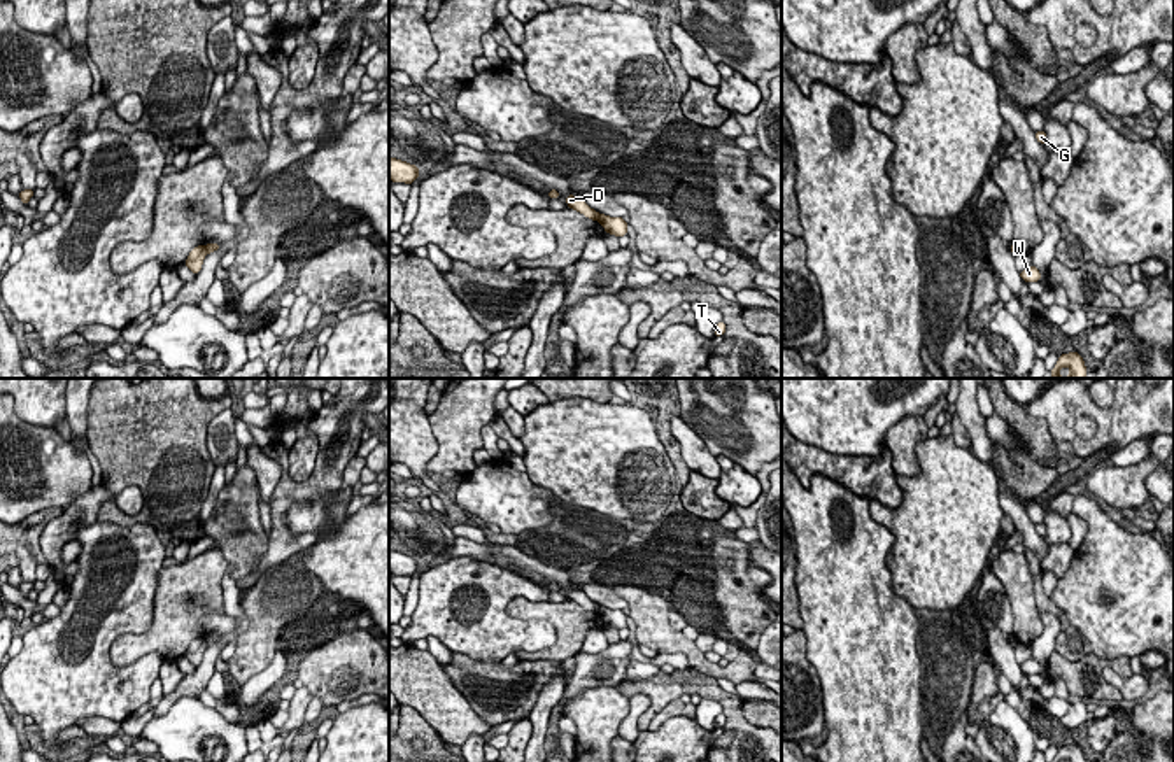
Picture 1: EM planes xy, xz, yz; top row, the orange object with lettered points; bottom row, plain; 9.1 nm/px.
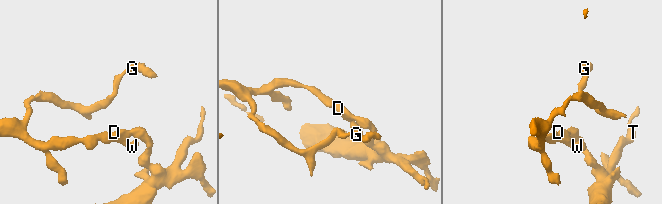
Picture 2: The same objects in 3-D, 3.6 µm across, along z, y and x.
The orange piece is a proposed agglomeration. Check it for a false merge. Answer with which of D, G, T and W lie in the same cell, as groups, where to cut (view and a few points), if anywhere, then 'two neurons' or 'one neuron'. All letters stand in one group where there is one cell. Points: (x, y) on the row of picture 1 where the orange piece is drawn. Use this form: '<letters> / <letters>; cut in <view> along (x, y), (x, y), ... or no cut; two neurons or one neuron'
D G W / T; cut in xz along (600, 214), (596, 219); two neurons

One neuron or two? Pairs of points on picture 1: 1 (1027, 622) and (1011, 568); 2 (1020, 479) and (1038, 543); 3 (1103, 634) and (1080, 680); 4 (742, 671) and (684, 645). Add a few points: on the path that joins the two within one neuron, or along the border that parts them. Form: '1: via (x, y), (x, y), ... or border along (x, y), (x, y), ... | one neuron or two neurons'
1: via (1024, 608), (1018, 582) | one neuron
2: border along (1001, 479), (1006, 489), (1024, 503) | two neurons
3: border along (1092, 652), (1108, 659), (1131, 657) | two neurons
4: via (728, 671), (707, 668), (698, 659) | one neuron

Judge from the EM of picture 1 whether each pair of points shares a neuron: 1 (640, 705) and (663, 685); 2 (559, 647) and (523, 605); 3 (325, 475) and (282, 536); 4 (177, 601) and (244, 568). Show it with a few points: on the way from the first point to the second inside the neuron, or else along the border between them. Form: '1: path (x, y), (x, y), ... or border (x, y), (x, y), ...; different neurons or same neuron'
1: border (636, 692), (649, 699), (649, 706), (640, 715); different neurons
2: path (563, 631), (563, 626), (547, 610), (538, 610); same neuron
3: path (307, 491), (295, 493), (279, 508), (279, 519); same neuron
4: border (218, 547), (230, 564); different neurons

